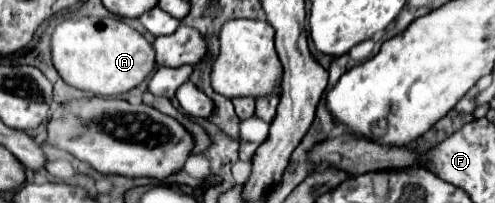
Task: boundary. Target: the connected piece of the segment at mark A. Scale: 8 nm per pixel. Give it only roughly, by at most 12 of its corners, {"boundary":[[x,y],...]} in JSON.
{"boundary":[[120,18],[64,20],[52,60],[106,98],[154,72],[152,44]]}

